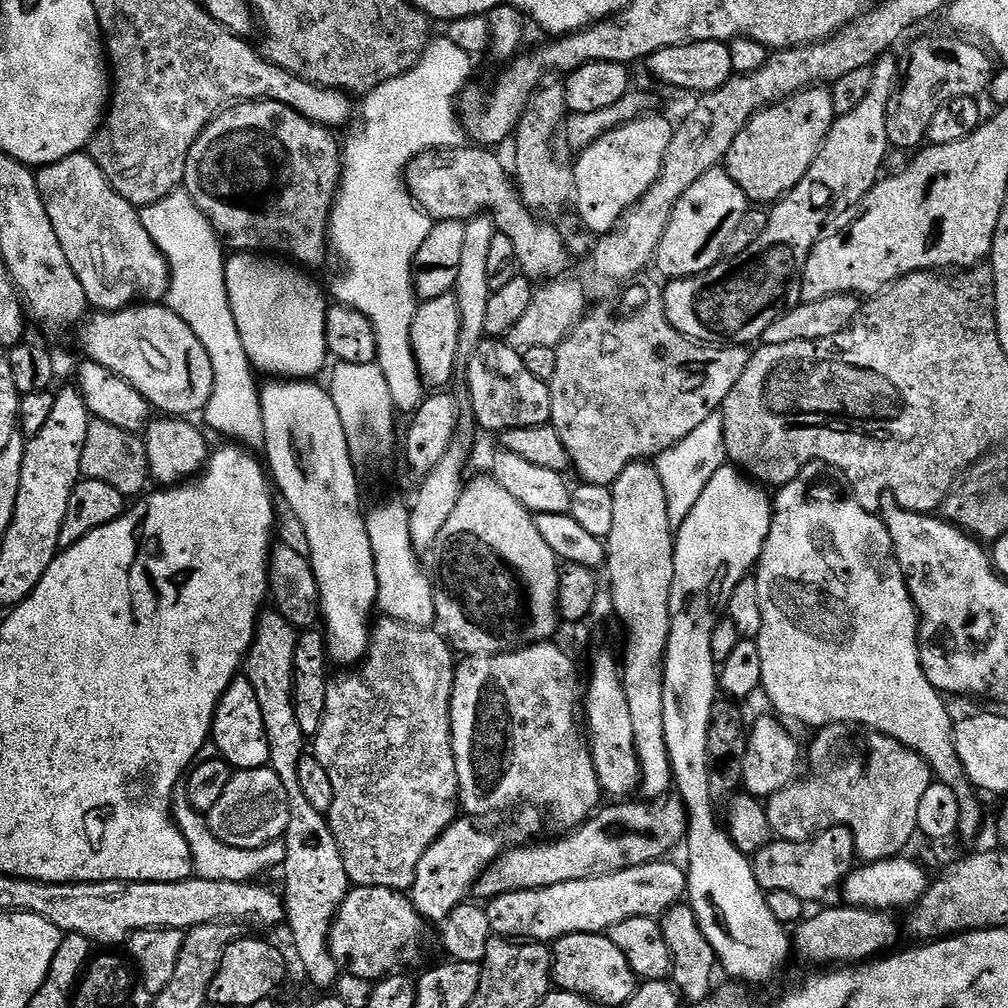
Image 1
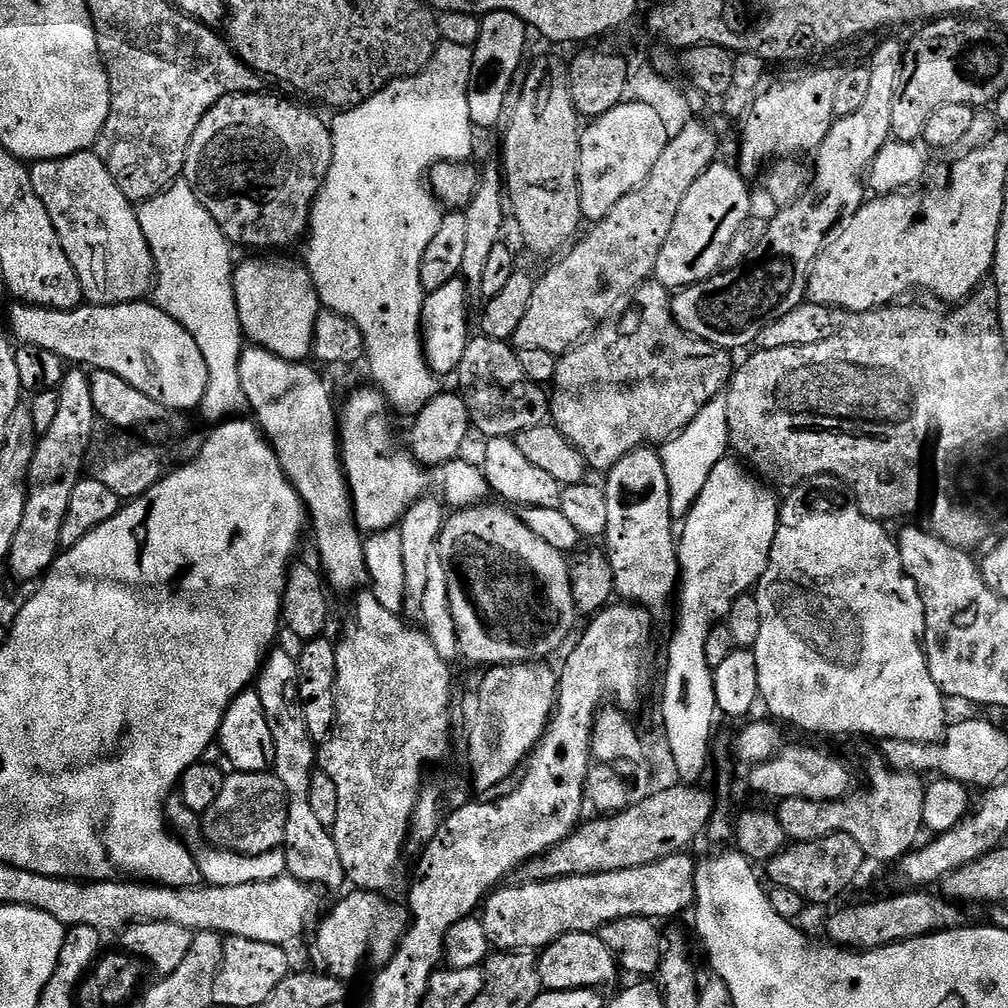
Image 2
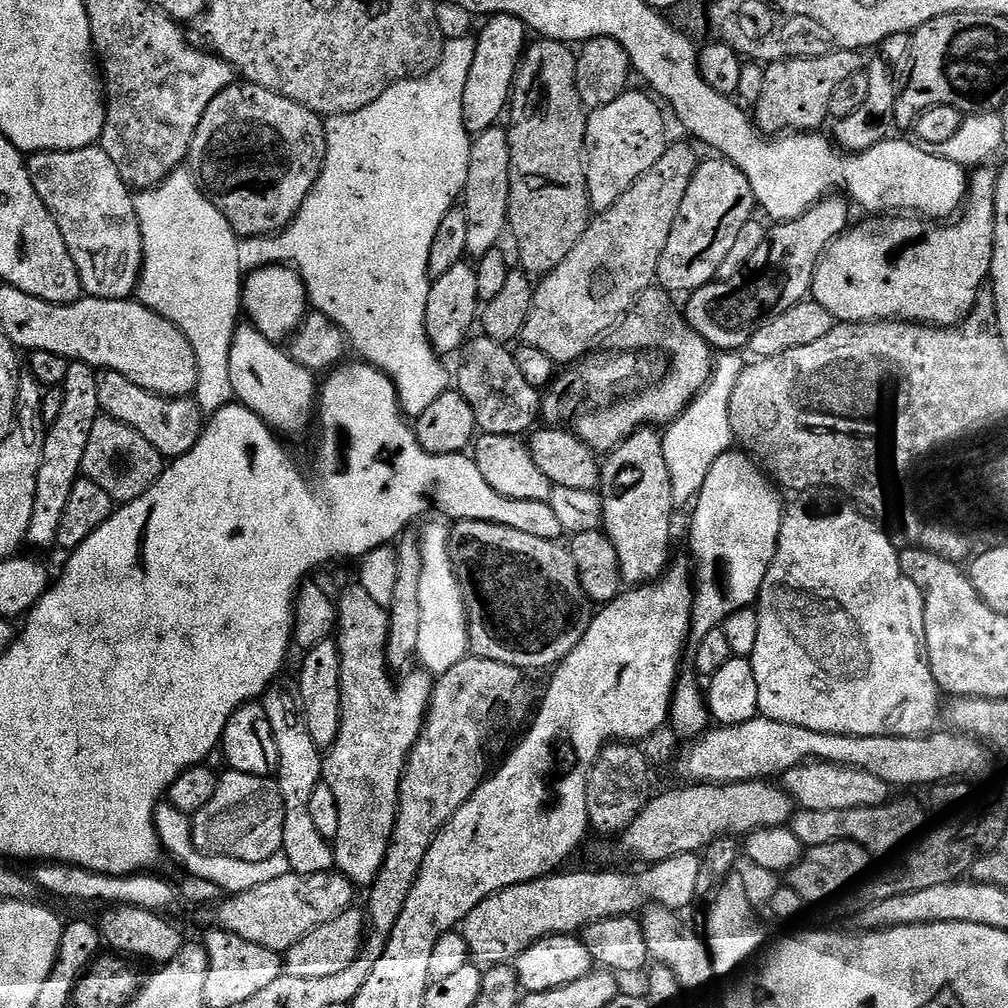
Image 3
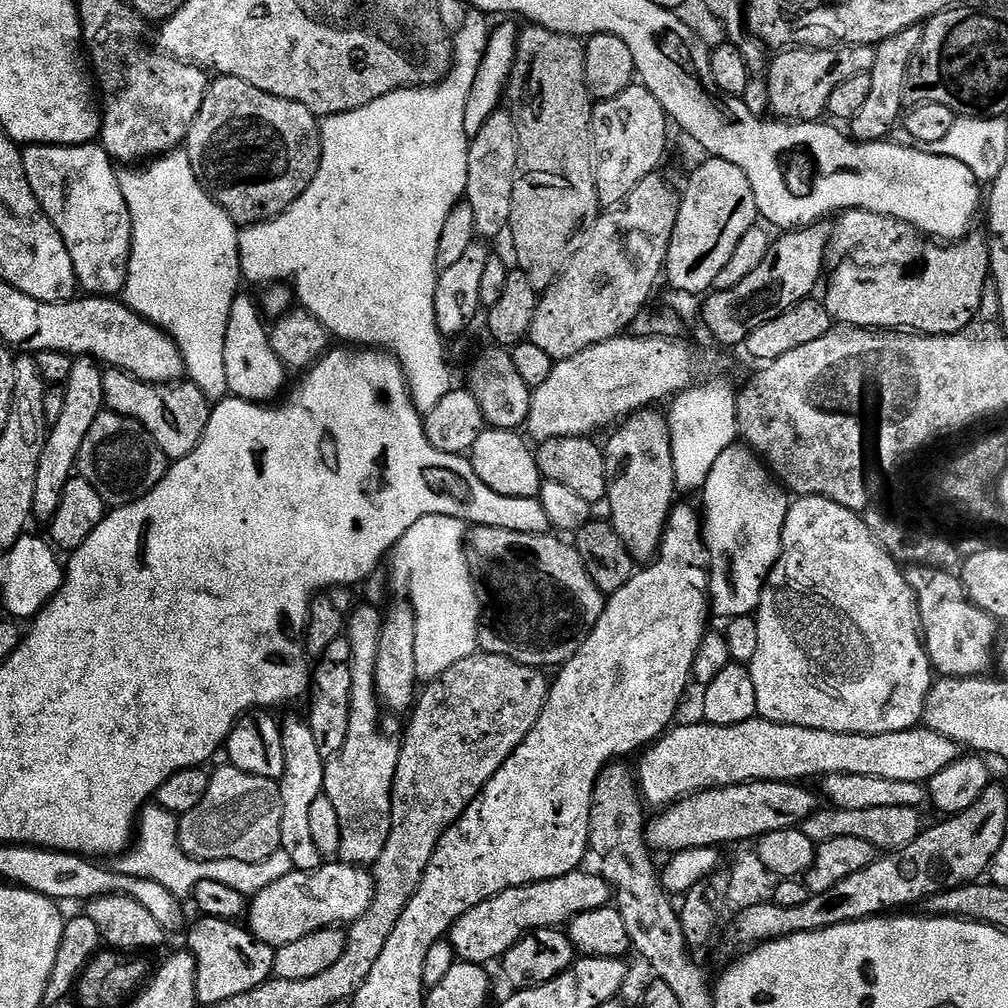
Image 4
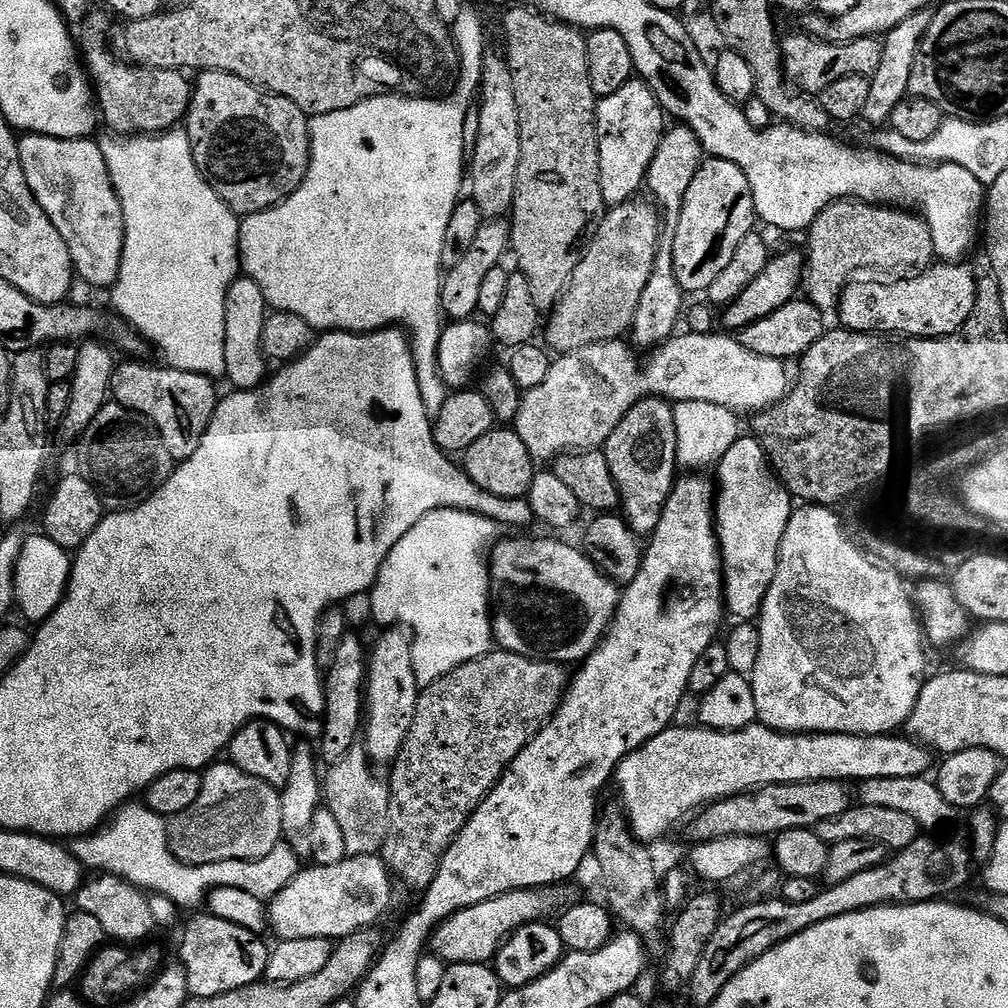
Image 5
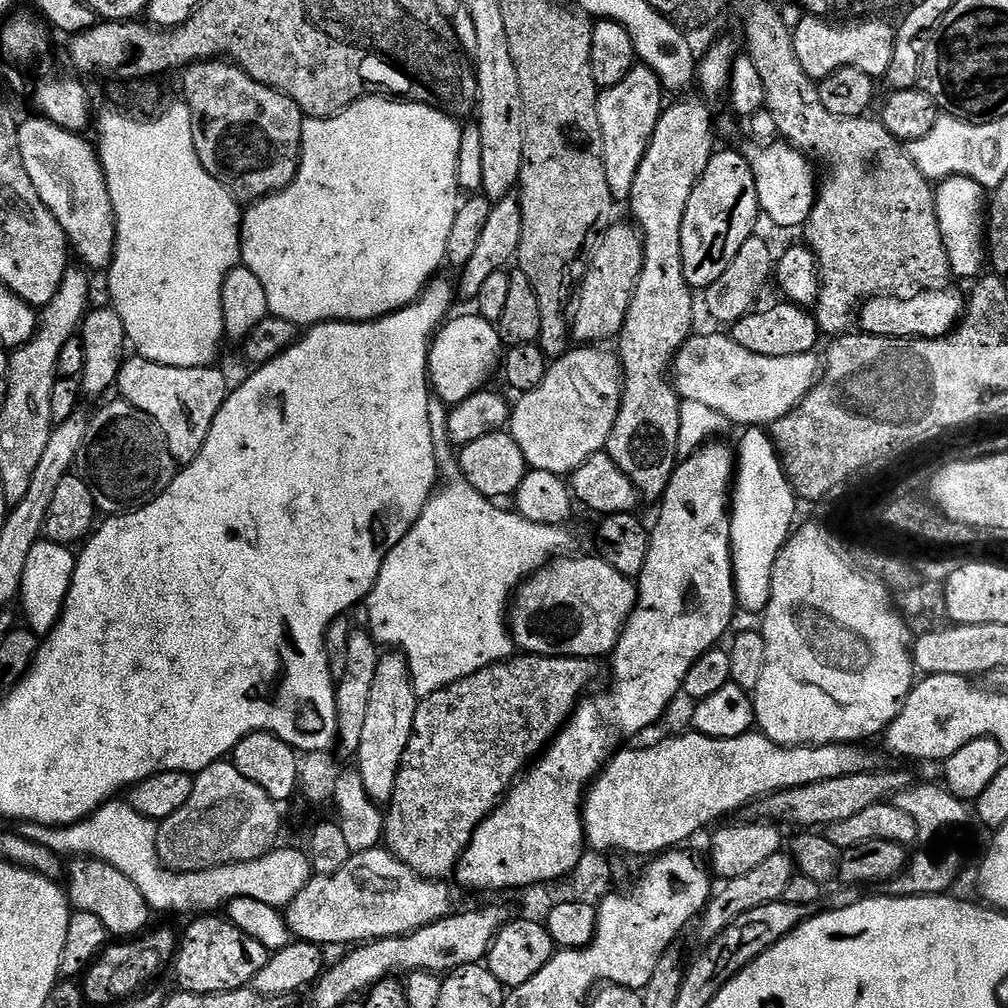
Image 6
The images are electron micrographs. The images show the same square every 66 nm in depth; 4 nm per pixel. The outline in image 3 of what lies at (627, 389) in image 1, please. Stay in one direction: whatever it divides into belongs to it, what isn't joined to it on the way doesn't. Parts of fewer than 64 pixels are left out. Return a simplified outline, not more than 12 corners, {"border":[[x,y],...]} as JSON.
{"border":[[648,288],[615,329],[619,351],[668,352],[651,386],[586,413],[597,454],[671,424],[712,379],[712,345],[673,293]]}

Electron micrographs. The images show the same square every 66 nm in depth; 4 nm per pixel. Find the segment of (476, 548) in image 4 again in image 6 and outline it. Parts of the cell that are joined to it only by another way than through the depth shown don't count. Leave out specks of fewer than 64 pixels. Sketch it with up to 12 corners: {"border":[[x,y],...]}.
{"border":[[599,555],[537,568],[510,604],[529,656],[607,657],[637,585]]}

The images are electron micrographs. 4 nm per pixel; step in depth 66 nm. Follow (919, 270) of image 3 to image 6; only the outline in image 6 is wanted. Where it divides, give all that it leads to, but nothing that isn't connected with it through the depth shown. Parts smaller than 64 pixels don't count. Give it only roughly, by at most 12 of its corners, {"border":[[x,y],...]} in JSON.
{"border":[[965,293],[873,296],[858,309],[870,336],[933,340],[960,323]]}

